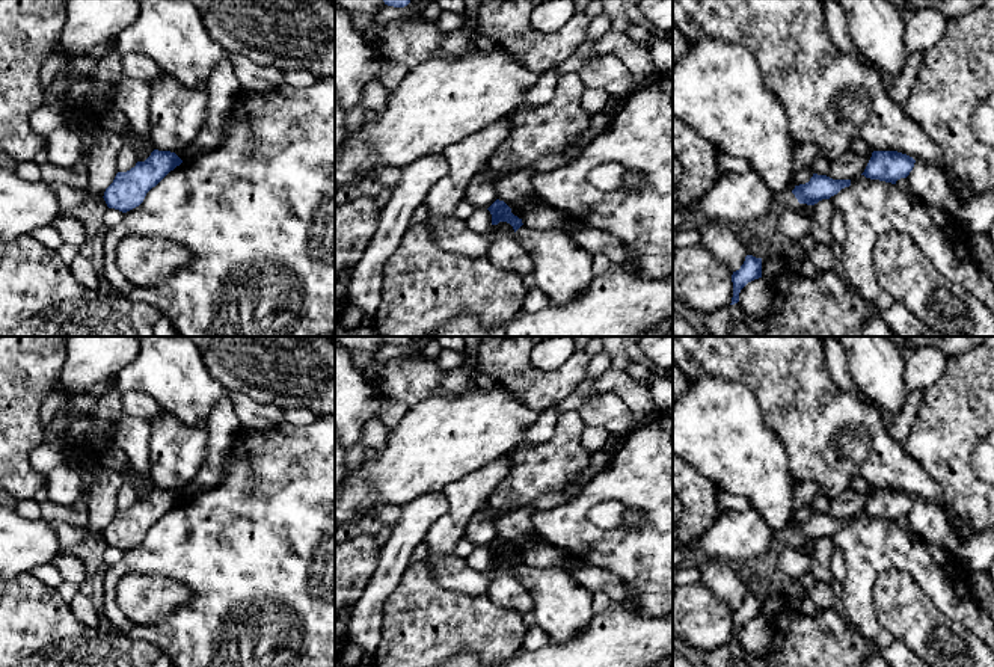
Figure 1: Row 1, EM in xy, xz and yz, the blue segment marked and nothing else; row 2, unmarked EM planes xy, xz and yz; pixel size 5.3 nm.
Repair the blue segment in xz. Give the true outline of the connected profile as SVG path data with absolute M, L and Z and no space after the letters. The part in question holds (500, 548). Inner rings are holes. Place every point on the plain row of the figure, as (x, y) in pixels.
M499 537L487 548L492 552L492 563L507 560L513 564L516 579L534 602L526 620L543 629L549 635L549 643L567 641L591 622L593 592L575 582L563 567L529 567Z

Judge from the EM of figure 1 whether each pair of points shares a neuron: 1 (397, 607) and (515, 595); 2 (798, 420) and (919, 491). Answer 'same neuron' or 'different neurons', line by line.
1: different neurons
2: same neuron

